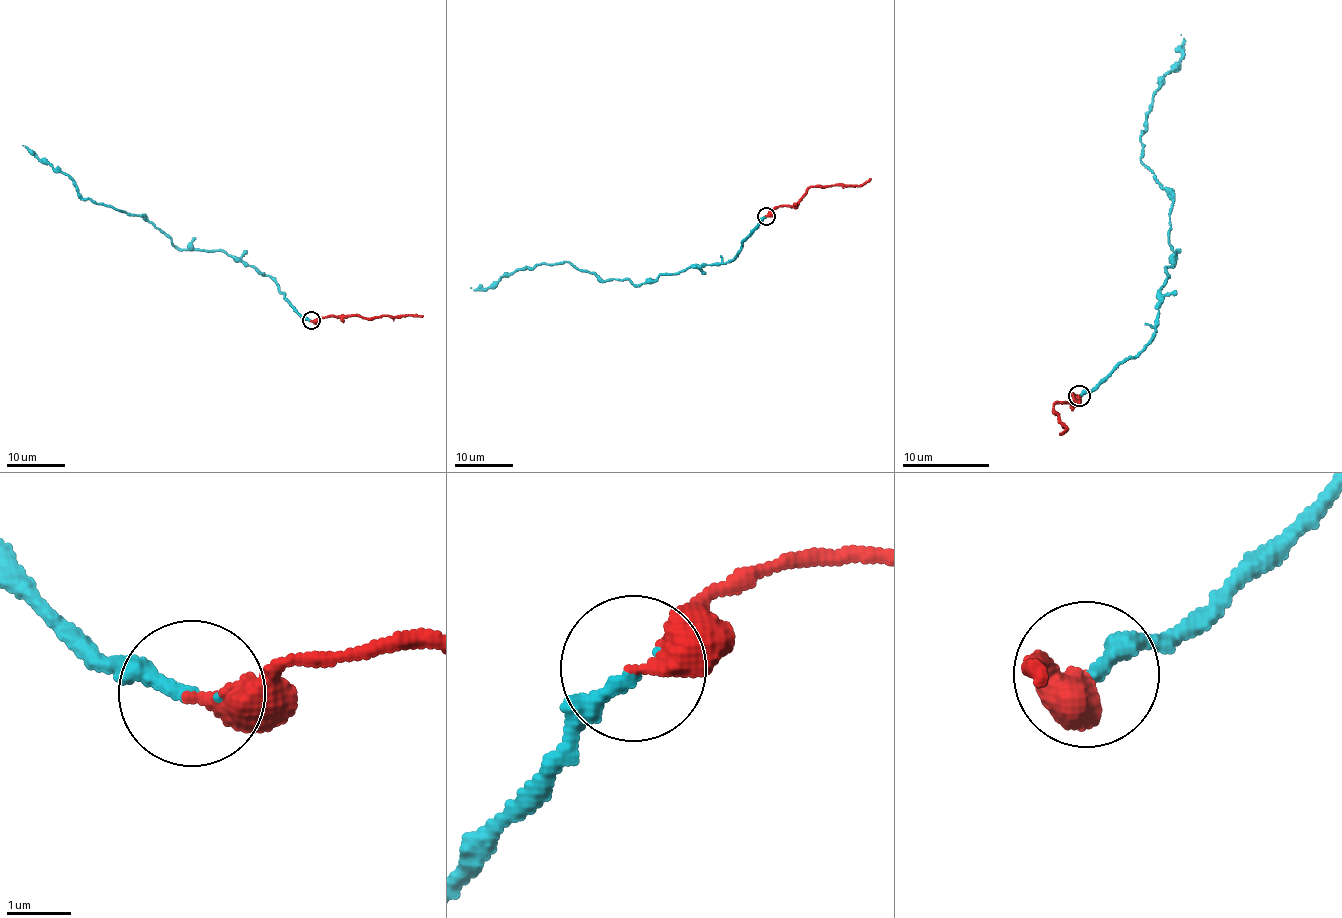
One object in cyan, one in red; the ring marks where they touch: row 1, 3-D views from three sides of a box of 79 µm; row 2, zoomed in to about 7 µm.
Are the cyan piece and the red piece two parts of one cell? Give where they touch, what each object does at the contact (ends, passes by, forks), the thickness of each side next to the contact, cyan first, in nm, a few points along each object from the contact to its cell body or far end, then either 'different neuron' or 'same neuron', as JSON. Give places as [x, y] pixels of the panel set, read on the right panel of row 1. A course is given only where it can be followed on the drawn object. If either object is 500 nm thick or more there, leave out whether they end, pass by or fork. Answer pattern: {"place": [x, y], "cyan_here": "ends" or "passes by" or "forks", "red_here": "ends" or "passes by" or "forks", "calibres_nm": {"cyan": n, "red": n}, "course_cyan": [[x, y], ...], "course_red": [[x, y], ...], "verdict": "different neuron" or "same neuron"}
{"place": [1079, 396], "cyan_here": "ends", "red_here": "ends", "calibres_nm": {"cyan": 220, "red": 400}, "course_cyan": [[1079, 396], [1137, 357], [1156, 330], [1174, 257], [1171, 196], [1140, 158], [1141, 132], [1182, 55], [1181, 35]], "course_red": [[1079, 396], [1071, 395], [1075, 402], [1053, 407], [1068, 430], [1059, 432]], "verdict": "same neuron"}

